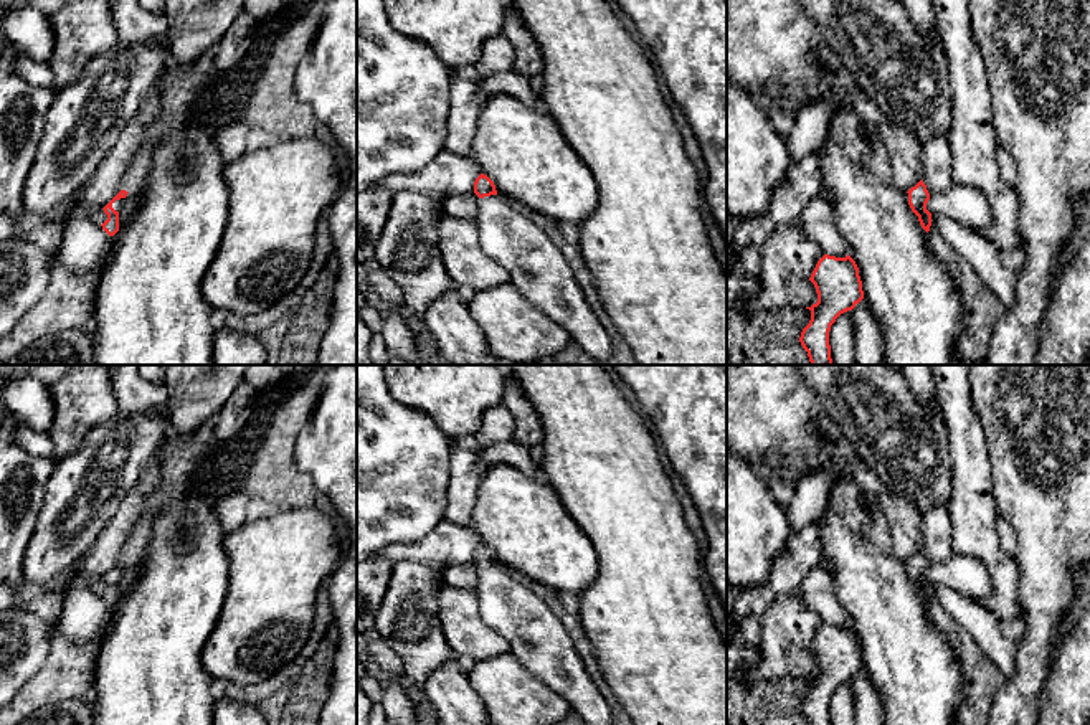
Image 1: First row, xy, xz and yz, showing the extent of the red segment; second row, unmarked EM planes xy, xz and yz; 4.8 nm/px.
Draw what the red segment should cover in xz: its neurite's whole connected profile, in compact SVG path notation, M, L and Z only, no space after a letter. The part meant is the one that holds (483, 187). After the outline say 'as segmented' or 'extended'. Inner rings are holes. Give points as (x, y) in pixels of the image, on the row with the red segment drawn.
M487 175L476 178L474 193L481 198L476 220L484 253L509 272L522 297L562 325L586 355L608 363L613 340L563 253L543 230L497 195Z; extended

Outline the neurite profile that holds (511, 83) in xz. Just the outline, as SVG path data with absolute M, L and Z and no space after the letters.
M514 71L495 73L476 81L476 92L482 101L487 101L495 94L509 94L525 106L545 111L545 102L542 96L532 89L530 79Z

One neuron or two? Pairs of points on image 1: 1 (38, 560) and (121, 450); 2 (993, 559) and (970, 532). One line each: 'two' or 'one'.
1: one
2: one

